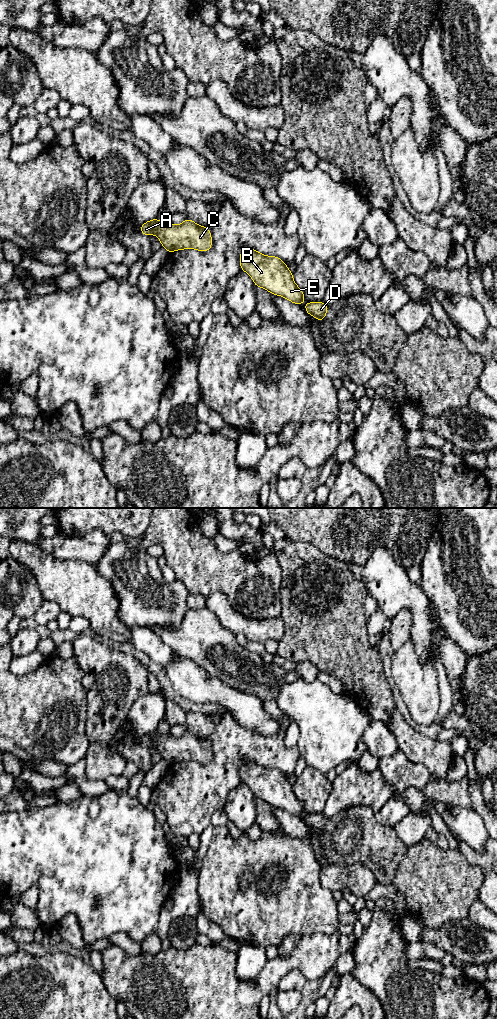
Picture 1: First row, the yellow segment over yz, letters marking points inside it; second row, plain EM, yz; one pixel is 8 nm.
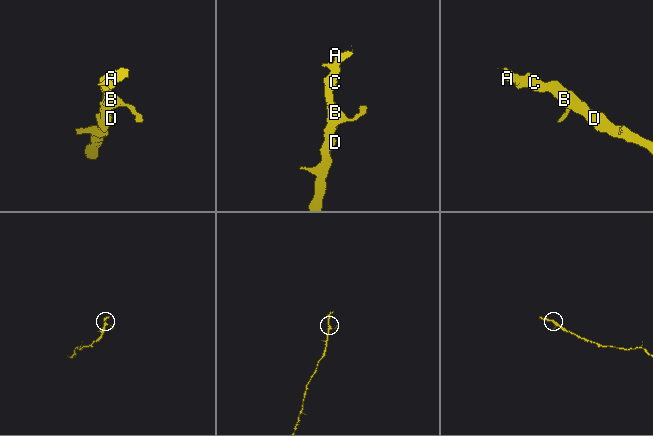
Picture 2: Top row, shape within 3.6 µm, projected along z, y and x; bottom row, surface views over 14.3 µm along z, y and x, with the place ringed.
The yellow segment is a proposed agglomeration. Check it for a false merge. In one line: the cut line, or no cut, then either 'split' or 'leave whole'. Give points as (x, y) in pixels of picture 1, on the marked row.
no cut | leave whole

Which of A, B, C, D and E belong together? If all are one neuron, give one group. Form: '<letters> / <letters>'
A B C D E

